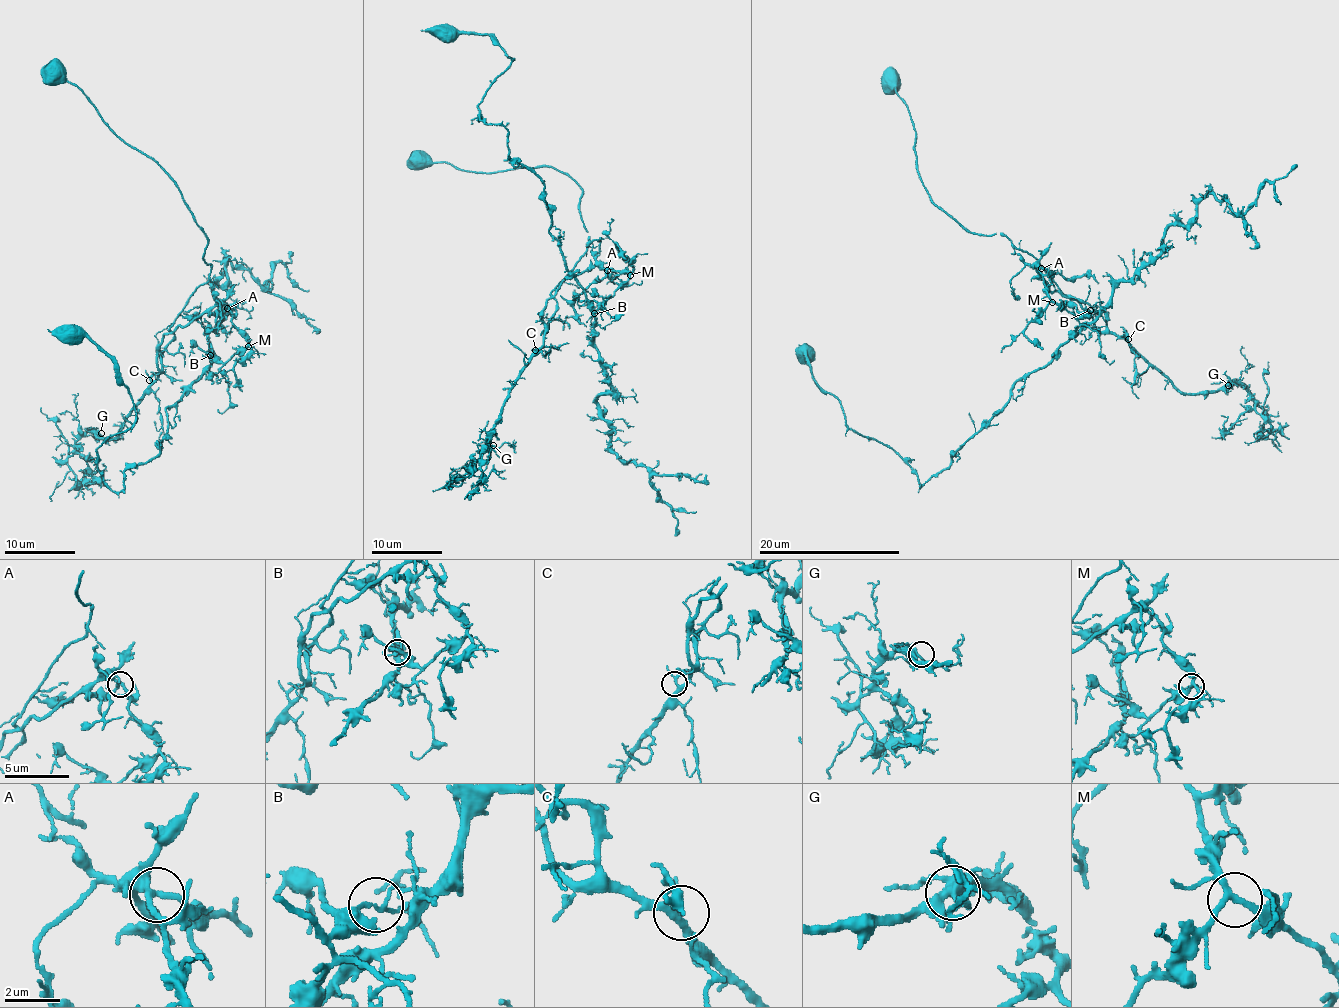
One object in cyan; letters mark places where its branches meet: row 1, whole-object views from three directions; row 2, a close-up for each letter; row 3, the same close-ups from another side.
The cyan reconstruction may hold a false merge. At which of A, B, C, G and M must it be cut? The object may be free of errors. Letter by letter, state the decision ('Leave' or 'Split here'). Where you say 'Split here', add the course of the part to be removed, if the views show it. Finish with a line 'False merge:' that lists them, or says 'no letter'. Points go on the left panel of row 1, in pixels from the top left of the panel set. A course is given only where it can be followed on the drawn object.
A: Leave
B: Split here. Course of the part to remove: (211, 355), (161, 452), (125, 472), (119, 492), (97, 450), (136, 420), (132, 398), (95, 344), (48, 329)
C: Leave
G: Leave
M: Leave
False merge: B

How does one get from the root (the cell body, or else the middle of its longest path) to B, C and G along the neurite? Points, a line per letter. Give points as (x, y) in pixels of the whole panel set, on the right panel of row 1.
B: (891, 80), (934, 203), (971, 232), (1001, 232), (1039, 268), (1054, 302), (1076, 317), (1090, 311)
C: (891, 80), (908, 110), (917, 175), (934, 203), (971, 232), (1001, 232), (1033, 255), (1098, 329), (1128, 339)
G: (891, 80), (934, 203), (967, 230), (1001, 232), (1027, 251), (1098, 329), (1124, 336), (1183, 393), (1228, 385)

